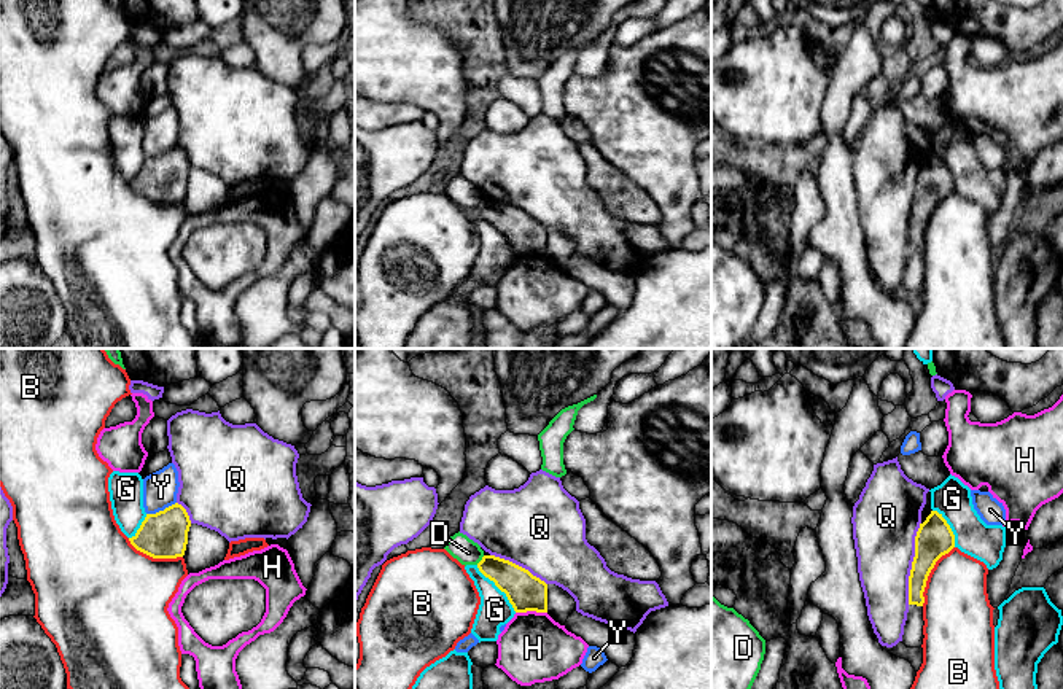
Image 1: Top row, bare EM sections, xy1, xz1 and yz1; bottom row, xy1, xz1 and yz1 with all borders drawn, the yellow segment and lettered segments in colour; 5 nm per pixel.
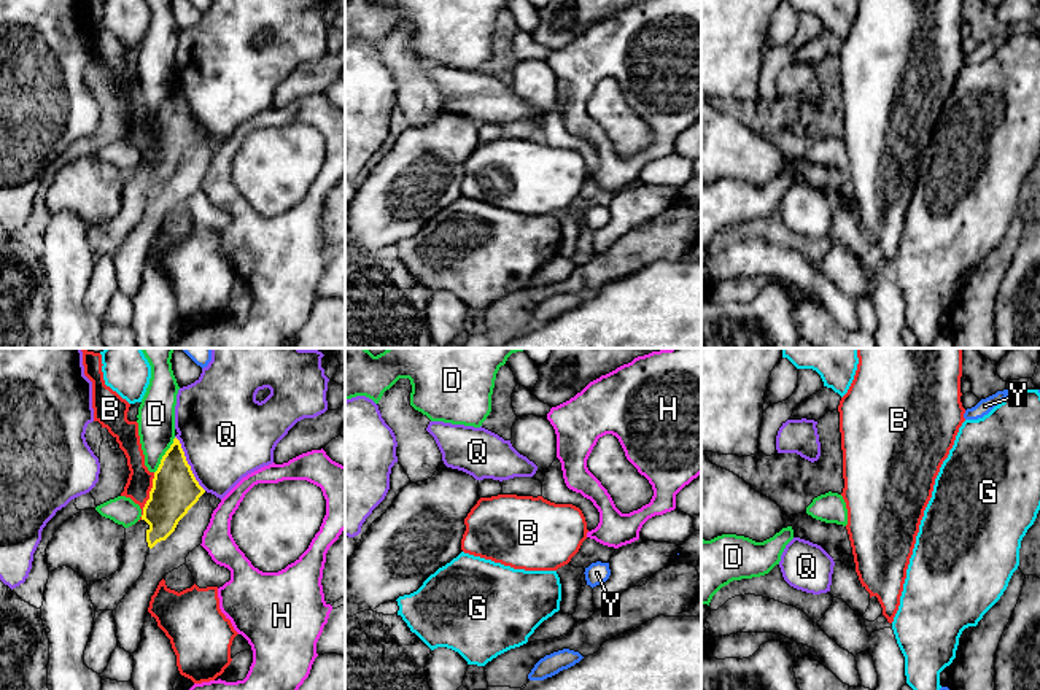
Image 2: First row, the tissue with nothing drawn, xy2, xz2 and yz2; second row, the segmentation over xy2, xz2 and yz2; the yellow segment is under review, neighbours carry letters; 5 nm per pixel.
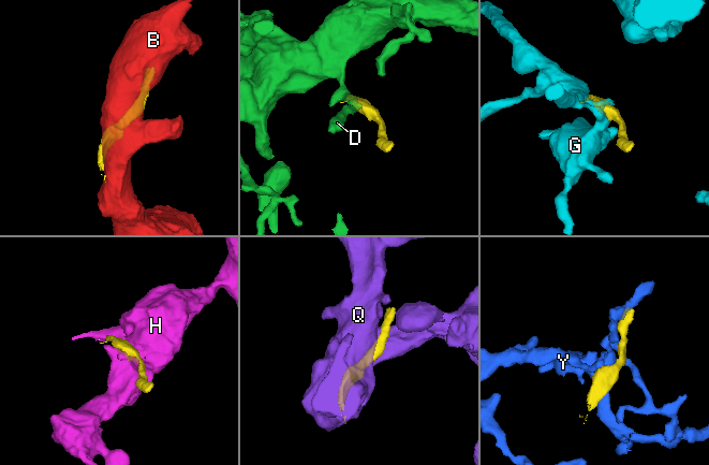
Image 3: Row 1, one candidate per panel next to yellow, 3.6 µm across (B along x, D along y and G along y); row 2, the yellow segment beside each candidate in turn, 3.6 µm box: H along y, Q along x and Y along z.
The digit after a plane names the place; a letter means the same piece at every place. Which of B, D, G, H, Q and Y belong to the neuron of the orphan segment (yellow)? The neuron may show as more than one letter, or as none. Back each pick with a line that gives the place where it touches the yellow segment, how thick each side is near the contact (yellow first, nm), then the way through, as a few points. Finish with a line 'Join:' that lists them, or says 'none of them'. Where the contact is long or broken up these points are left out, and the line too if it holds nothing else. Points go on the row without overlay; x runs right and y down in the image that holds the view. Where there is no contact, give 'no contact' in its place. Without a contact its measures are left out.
Join: none of them

